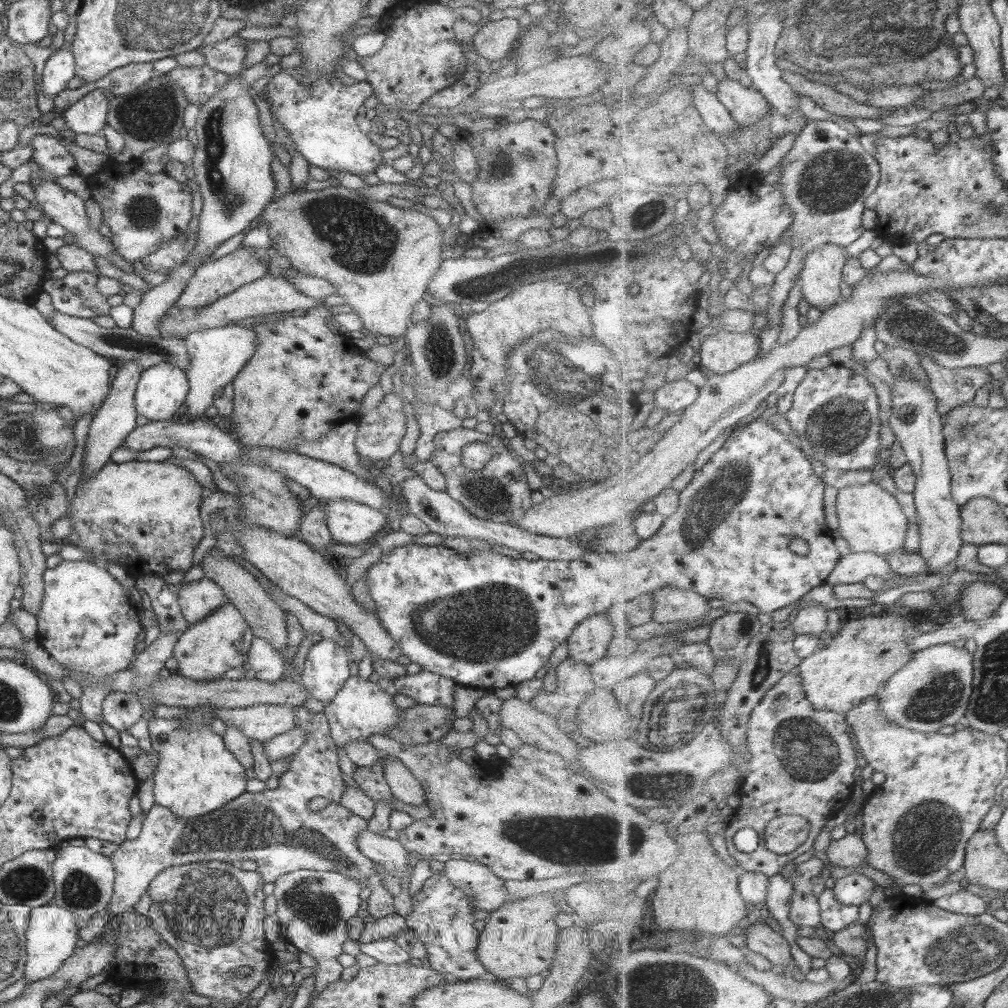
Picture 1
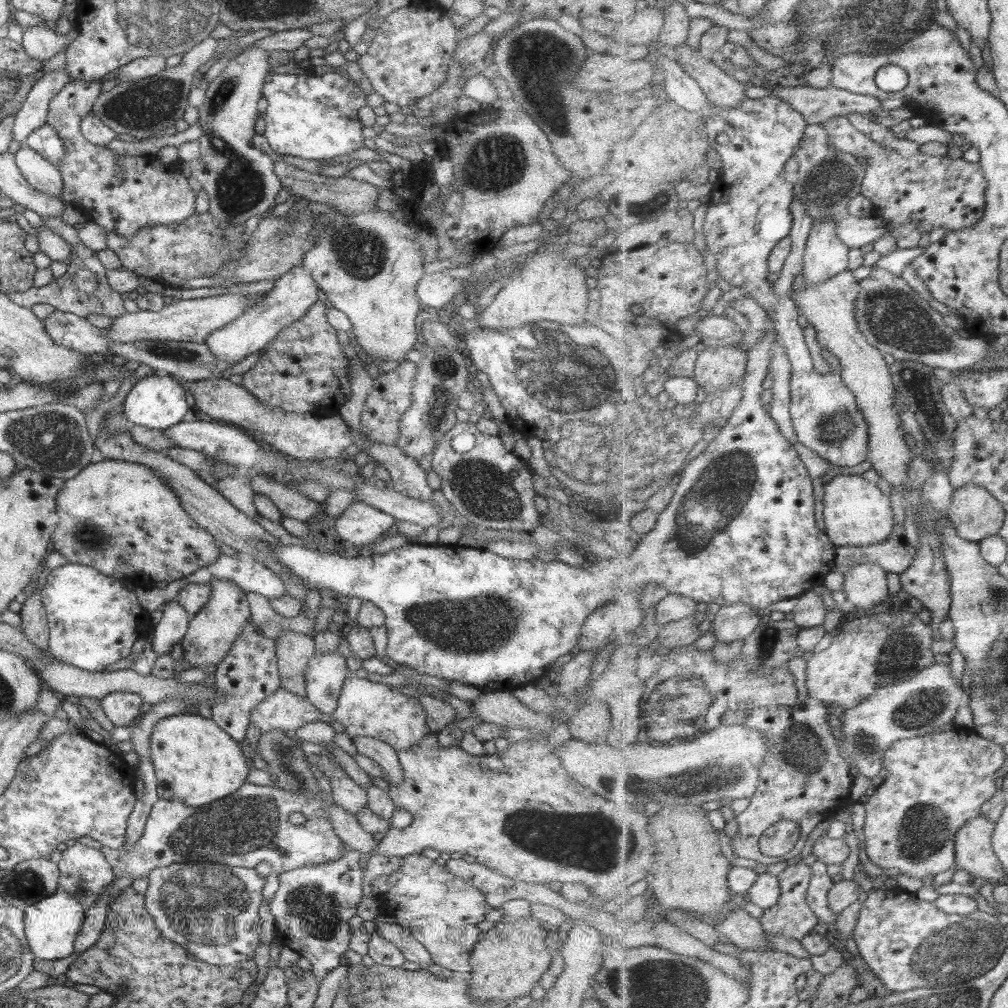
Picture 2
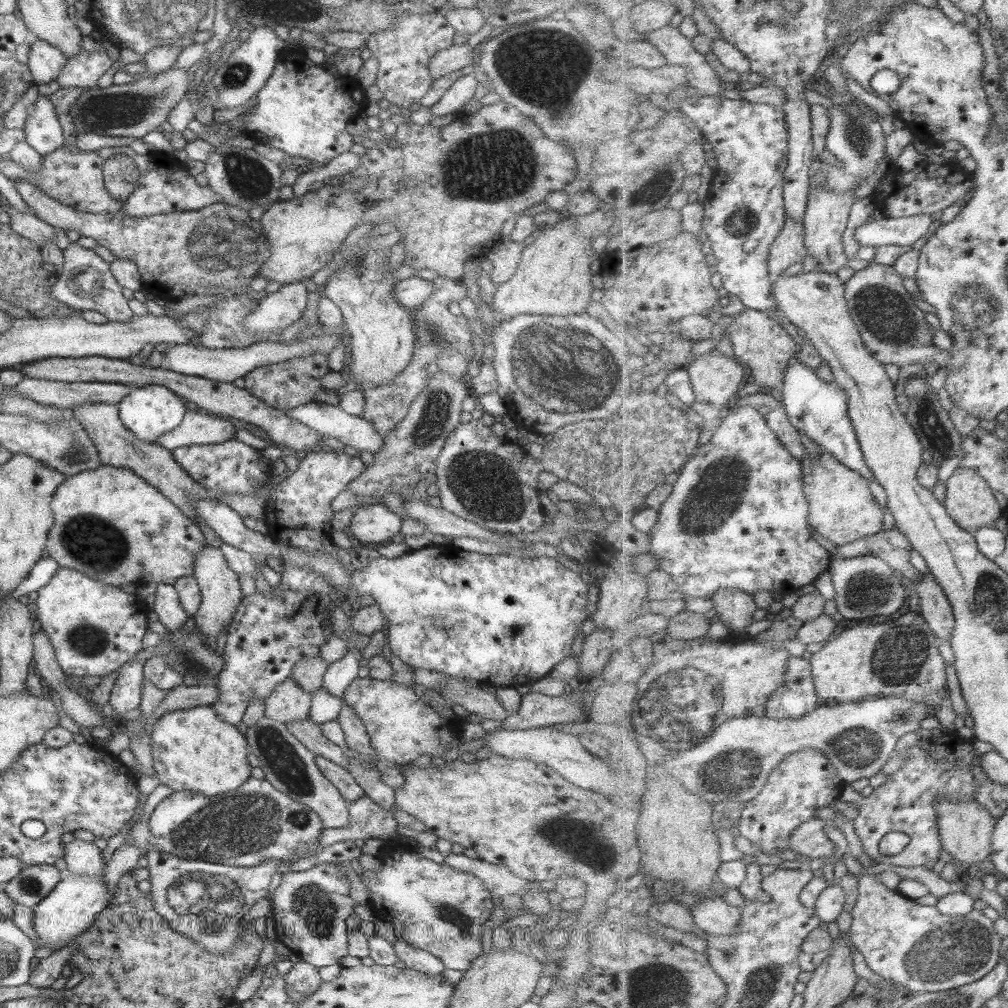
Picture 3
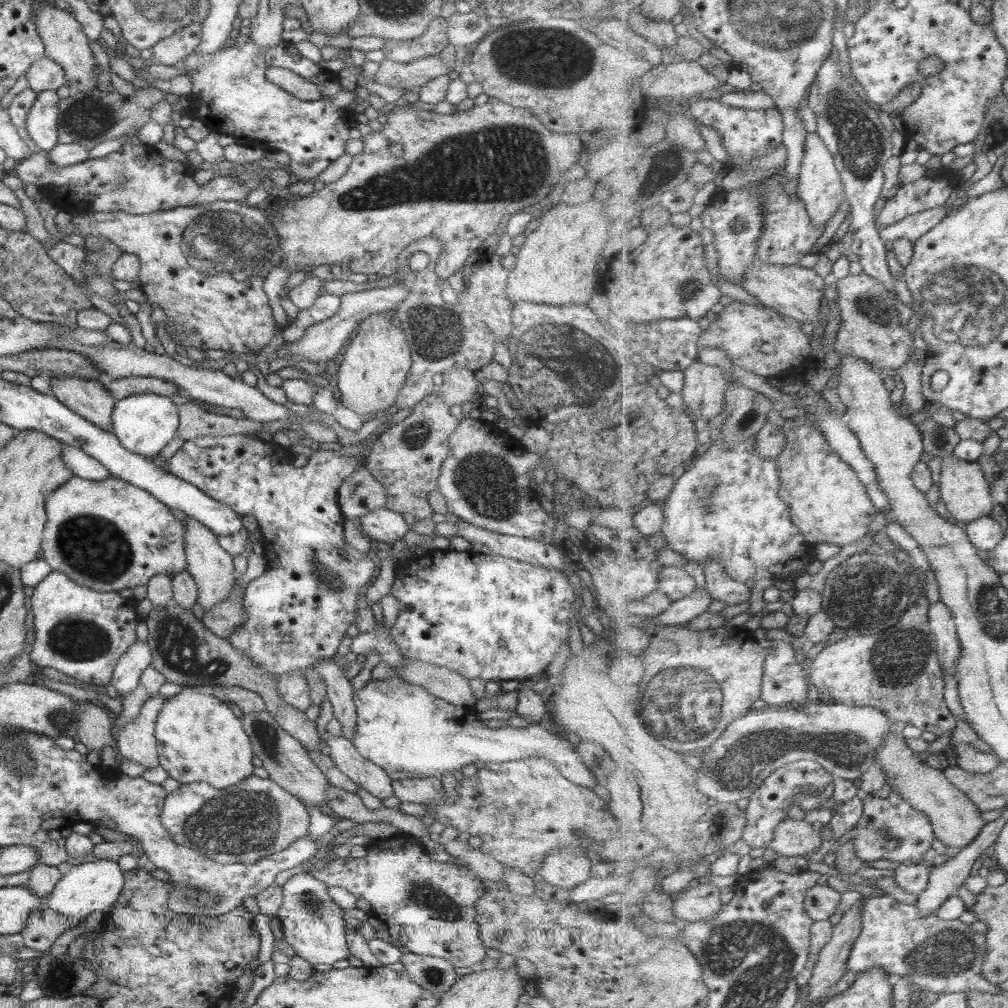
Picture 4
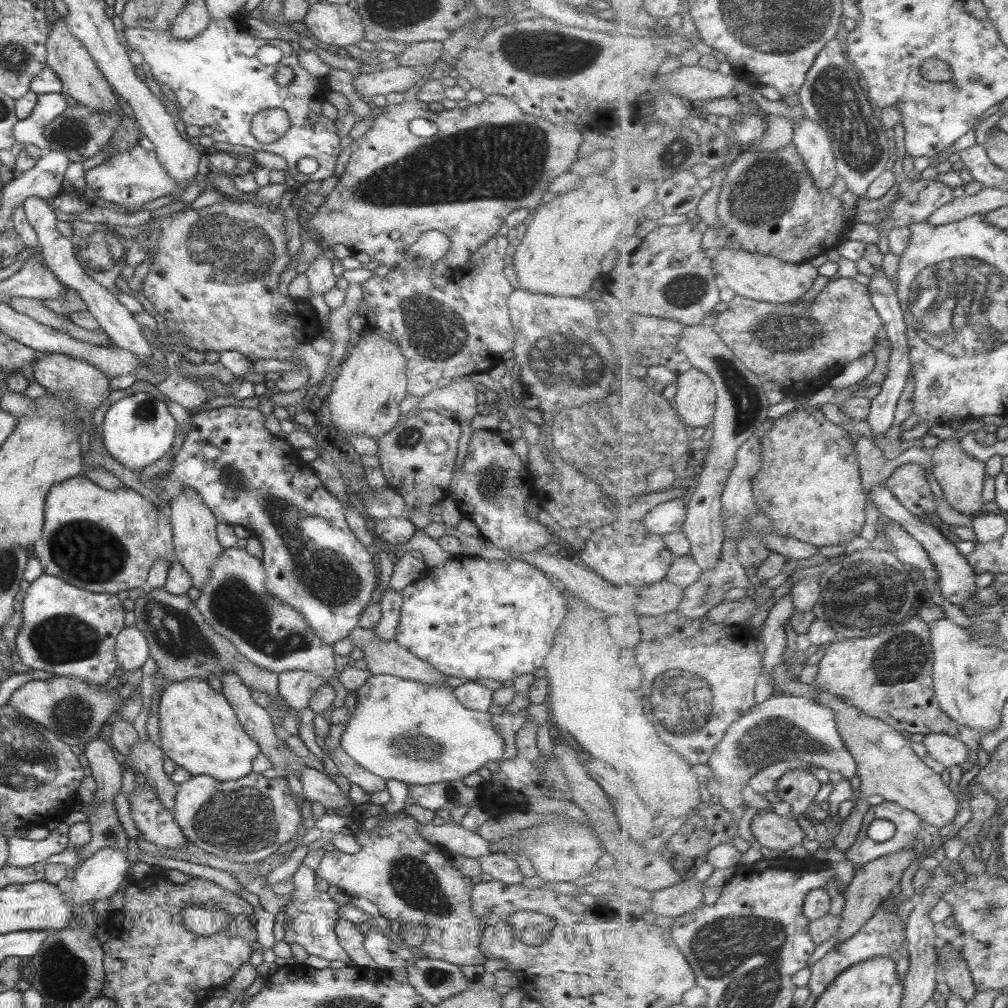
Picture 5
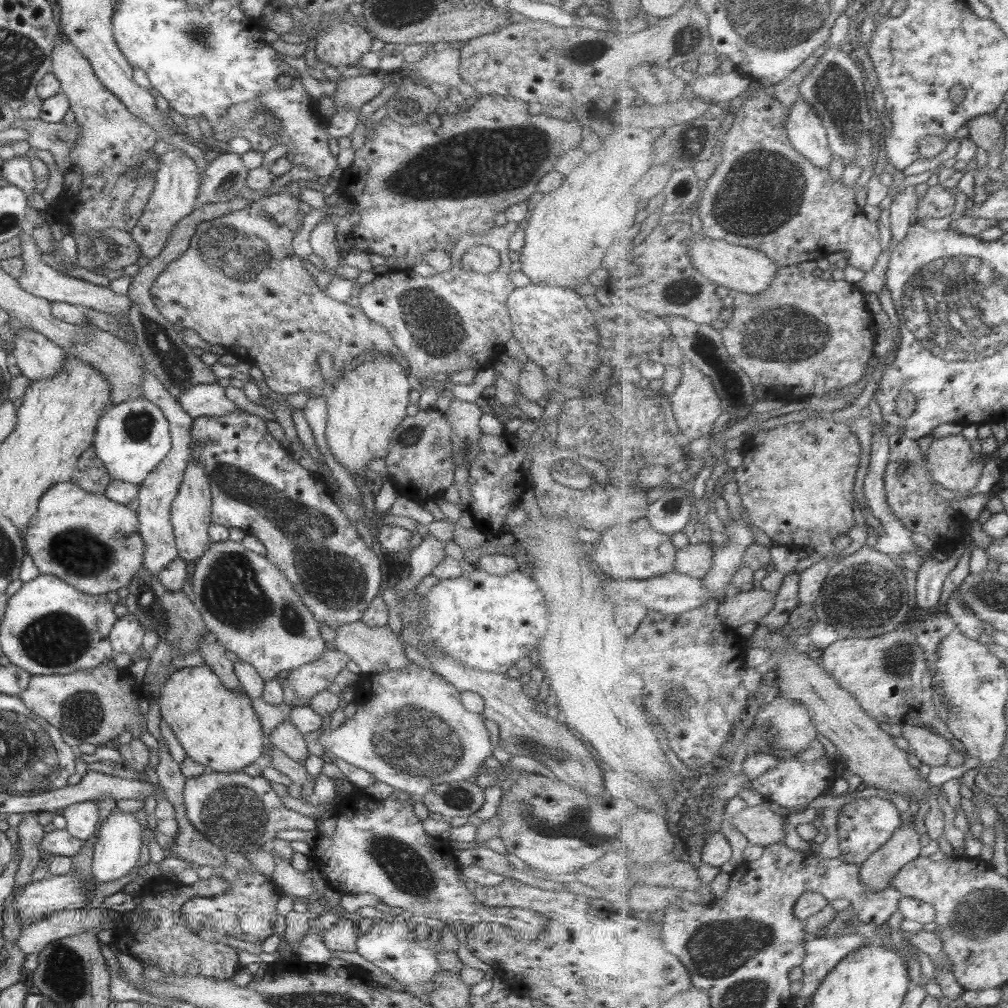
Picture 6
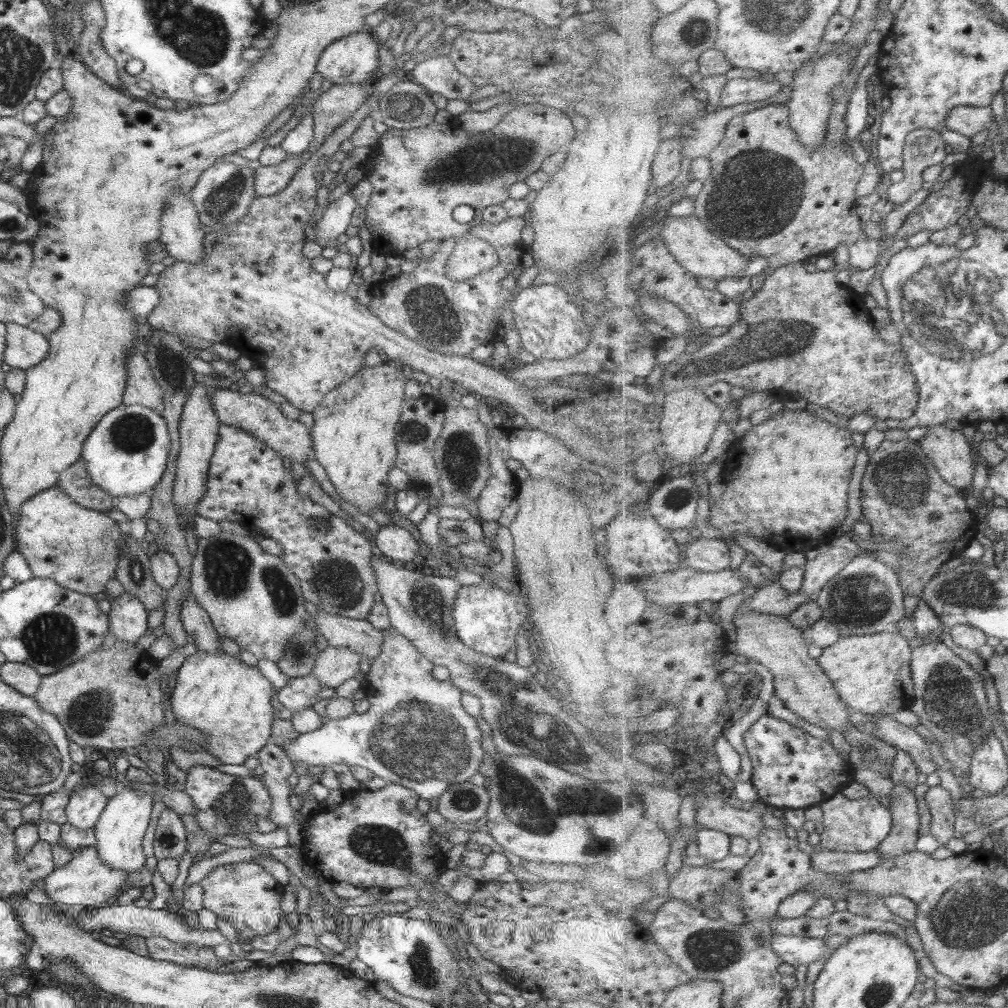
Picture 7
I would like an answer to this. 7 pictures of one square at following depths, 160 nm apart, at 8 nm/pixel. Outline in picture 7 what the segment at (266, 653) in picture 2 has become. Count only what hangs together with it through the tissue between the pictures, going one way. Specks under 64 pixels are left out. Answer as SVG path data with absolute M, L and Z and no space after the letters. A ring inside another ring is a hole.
M219 424L217 442L209 460L205 494L195 503L195 509L198 516L207 520L227 520L275 540L283 548L283 554L279 557L296 576L305 602L315 604L317 609L333 616L363 620L373 607L373 596L377 592L374 572L370 567L370 556L375 549L343 519L330 514L319 504L300 497L296 492L296 483L291 470L284 468L283 460L275 450L263 445L244 429Z

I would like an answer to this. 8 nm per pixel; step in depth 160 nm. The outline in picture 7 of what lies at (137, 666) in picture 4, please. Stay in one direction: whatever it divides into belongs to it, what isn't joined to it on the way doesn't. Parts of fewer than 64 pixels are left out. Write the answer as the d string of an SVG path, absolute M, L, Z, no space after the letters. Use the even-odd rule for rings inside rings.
M127 593L110 598L107 615L108 631L125 642L137 641L147 628L145 607Z

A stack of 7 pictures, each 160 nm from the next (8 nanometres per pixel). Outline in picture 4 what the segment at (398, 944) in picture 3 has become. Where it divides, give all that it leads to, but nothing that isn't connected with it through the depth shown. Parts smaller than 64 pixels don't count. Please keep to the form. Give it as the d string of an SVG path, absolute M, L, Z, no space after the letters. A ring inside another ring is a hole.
M405 952L399 962L413 984L437 995L446 992L457 978L454 967L441 958Z

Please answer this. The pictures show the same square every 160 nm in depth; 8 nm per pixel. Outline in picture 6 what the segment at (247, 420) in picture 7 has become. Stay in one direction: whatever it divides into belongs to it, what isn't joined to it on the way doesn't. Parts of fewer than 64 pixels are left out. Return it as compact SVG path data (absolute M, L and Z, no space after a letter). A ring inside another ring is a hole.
M217 383L192 386L184 397L185 411L192 419L207 415L223 416L229 412L236 412L237 406L227 399L223 390L224 388Z

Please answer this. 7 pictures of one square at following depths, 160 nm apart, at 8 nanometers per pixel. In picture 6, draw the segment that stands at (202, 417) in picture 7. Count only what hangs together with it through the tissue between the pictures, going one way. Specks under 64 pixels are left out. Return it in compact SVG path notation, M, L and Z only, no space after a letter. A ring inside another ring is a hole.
M186 462L184 474L177 494L170 504L170 524L177 547L178 558L183 562L194 562L203 554L210 542L207 528L211 526L211 496L209 482L199 462Z

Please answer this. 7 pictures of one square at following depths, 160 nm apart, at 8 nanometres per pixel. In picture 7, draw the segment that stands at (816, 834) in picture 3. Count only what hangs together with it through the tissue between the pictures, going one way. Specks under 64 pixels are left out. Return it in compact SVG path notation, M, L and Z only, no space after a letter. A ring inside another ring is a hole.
M707 796L697 801L695 808L700 826L750 839L758 838L761 830L766 827L761 814L769 807L764 802L757 801L755 806L747 811L740 809L738 805L733 808L721 798Z

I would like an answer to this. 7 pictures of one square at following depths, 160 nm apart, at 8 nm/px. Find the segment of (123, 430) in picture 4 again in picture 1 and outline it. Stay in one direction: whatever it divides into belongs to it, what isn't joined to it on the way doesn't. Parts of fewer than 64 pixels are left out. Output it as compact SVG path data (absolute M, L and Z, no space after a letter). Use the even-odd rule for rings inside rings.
M165 362L141 371L134 392L136 414L150 421L168 420L184 405L186 374Z

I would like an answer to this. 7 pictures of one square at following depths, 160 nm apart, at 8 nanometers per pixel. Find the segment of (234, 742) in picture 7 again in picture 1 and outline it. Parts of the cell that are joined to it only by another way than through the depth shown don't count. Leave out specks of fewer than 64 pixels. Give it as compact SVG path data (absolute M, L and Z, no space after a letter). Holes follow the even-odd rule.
M148 716L150 746L157 755L157 764L152 774L154 803L168 808L176 817L193 818L219 808L245 792L244 768L225 748L222 737L210 730L210 726L199 726L193 730L179 730L180 722Z

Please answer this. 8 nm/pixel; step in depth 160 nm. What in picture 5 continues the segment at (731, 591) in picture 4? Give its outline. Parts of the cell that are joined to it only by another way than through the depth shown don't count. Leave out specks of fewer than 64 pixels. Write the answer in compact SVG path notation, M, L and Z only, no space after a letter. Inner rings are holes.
M686 325L680 349L690 358L695 368L701 369L712 377L716 385L716 415L714 416L713 439L710 445L702 473L699 475L699 486L687 504L688 516L682 532L690 542L691 556L703 571L716 567L723 550L726 529L724 528L723 492L733 469L741 446L753 436L753 432L767 421L767 410L771 402L763 390L763 383L750 371L746 364L729 348L729 345L717 334L713 326Z

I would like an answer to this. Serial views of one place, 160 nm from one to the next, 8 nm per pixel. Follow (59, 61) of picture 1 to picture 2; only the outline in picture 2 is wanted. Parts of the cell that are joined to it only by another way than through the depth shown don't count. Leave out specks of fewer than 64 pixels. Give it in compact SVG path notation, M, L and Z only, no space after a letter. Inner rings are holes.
M64 68L45 73L26 93L25 101L15 112L11 129L12 140L25 144L30 132L46 124L49 102L62 86L67 84L68 76Z

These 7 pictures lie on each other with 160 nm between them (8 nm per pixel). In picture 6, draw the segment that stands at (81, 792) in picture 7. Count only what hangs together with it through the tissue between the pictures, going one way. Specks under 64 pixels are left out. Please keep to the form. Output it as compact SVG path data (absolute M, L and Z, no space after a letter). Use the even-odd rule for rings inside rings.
M86 800L64 808L65 830L73 837L86 841L94 832L98 821L98 804Z

